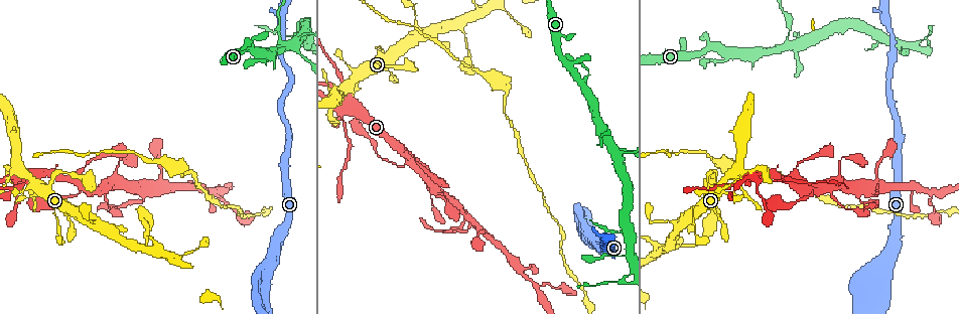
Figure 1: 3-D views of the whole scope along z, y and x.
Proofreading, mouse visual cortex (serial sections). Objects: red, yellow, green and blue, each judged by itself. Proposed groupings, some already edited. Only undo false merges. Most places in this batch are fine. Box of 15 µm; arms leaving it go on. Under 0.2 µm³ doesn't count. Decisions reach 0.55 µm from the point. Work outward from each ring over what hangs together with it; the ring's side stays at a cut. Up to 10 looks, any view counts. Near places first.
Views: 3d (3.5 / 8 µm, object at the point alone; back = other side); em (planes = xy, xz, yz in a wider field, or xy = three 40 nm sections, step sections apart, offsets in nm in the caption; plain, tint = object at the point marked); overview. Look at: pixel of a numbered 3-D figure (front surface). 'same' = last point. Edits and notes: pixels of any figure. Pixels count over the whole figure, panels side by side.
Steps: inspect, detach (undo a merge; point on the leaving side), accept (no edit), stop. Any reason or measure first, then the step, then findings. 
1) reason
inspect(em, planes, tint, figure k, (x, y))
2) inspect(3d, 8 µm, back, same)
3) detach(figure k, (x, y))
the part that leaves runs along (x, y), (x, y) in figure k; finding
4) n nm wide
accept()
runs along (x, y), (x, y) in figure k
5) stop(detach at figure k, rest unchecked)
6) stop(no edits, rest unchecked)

thick turns thin
inspect(3d, 8 µm, figure 1, (138, 246))

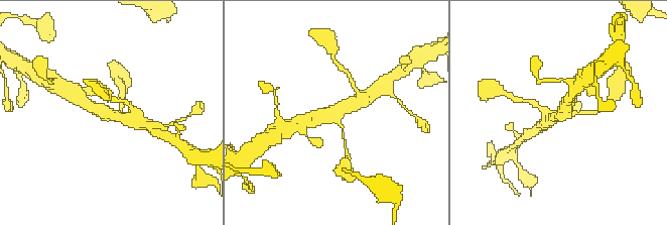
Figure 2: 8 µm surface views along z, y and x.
zoom in
inspect(3d, 3.5 µm, figure 2, (107, 116))

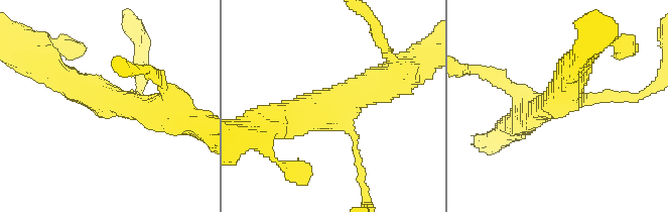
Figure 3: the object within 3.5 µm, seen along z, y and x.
3 arms; arms of 150, 400, 400 nm
inspect(em, xy, step 1, tint, figure 3, (339, 121))

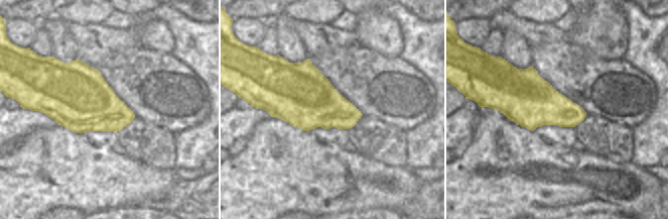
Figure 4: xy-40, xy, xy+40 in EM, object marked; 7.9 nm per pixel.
accept()
runs along (45, 63), (104, 100), (160, 109) in figure 3; continuous, no second cell

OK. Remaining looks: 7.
sharp bend
inspect(3d, 8 µm, figure 1, (709, 169))

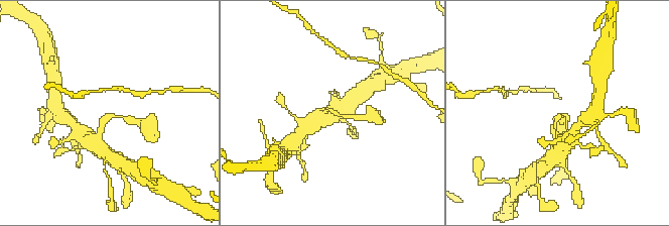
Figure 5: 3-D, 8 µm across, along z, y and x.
arms of 150, 200 nm; now the EM
inspect(em, xy, step 2, tint, figure 5, (110, 117))

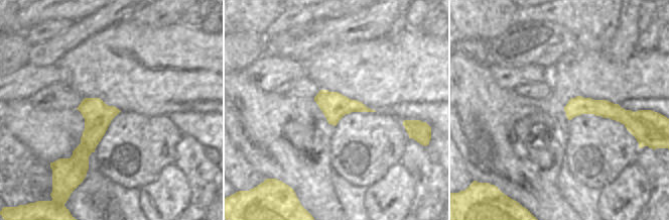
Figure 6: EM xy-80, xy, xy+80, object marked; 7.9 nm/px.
accept()
runs along (98, 140), (110, 115), (137, 122) in figure 5; continuous, no second cell

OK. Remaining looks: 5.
inspect(3d, 3.5 µm, figure 1, (19, 187))

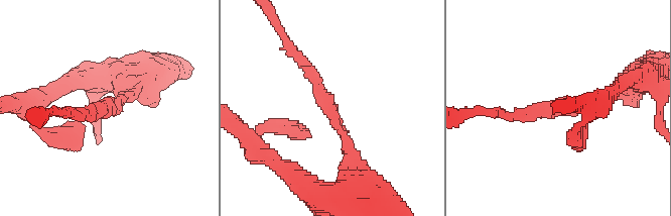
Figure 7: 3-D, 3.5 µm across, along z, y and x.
arms of 200, 250 nm; shape alone is not enough
inspect(em, planes, tint, figure 7, (110, 105))

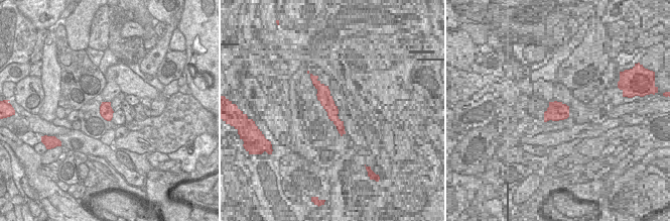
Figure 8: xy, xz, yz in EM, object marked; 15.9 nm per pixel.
accept()
runs along (362, 181), (347, 139), (309, 72) in figure 7; all the same cell

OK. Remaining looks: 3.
sharp bend
inspect(3d, 3.5 µm, figure 1, (806, 193))

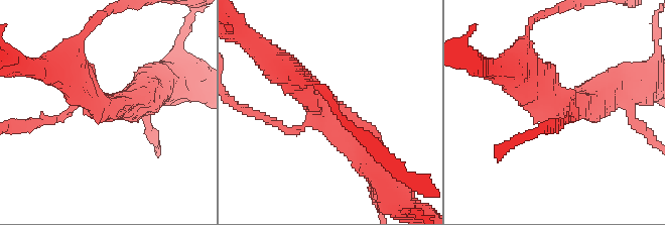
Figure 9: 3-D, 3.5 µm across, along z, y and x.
3 arms; arms of 150, 450, 450 nm; now the EM
inspect(em, planes, tint, figure 9, (554, 104))

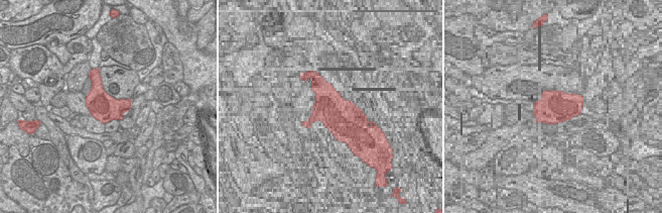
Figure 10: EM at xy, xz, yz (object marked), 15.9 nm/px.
accept()
runs along (282, 69), (369, 156) in figure 9; all the same cell

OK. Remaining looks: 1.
stop(no edits, rest unchecked)

